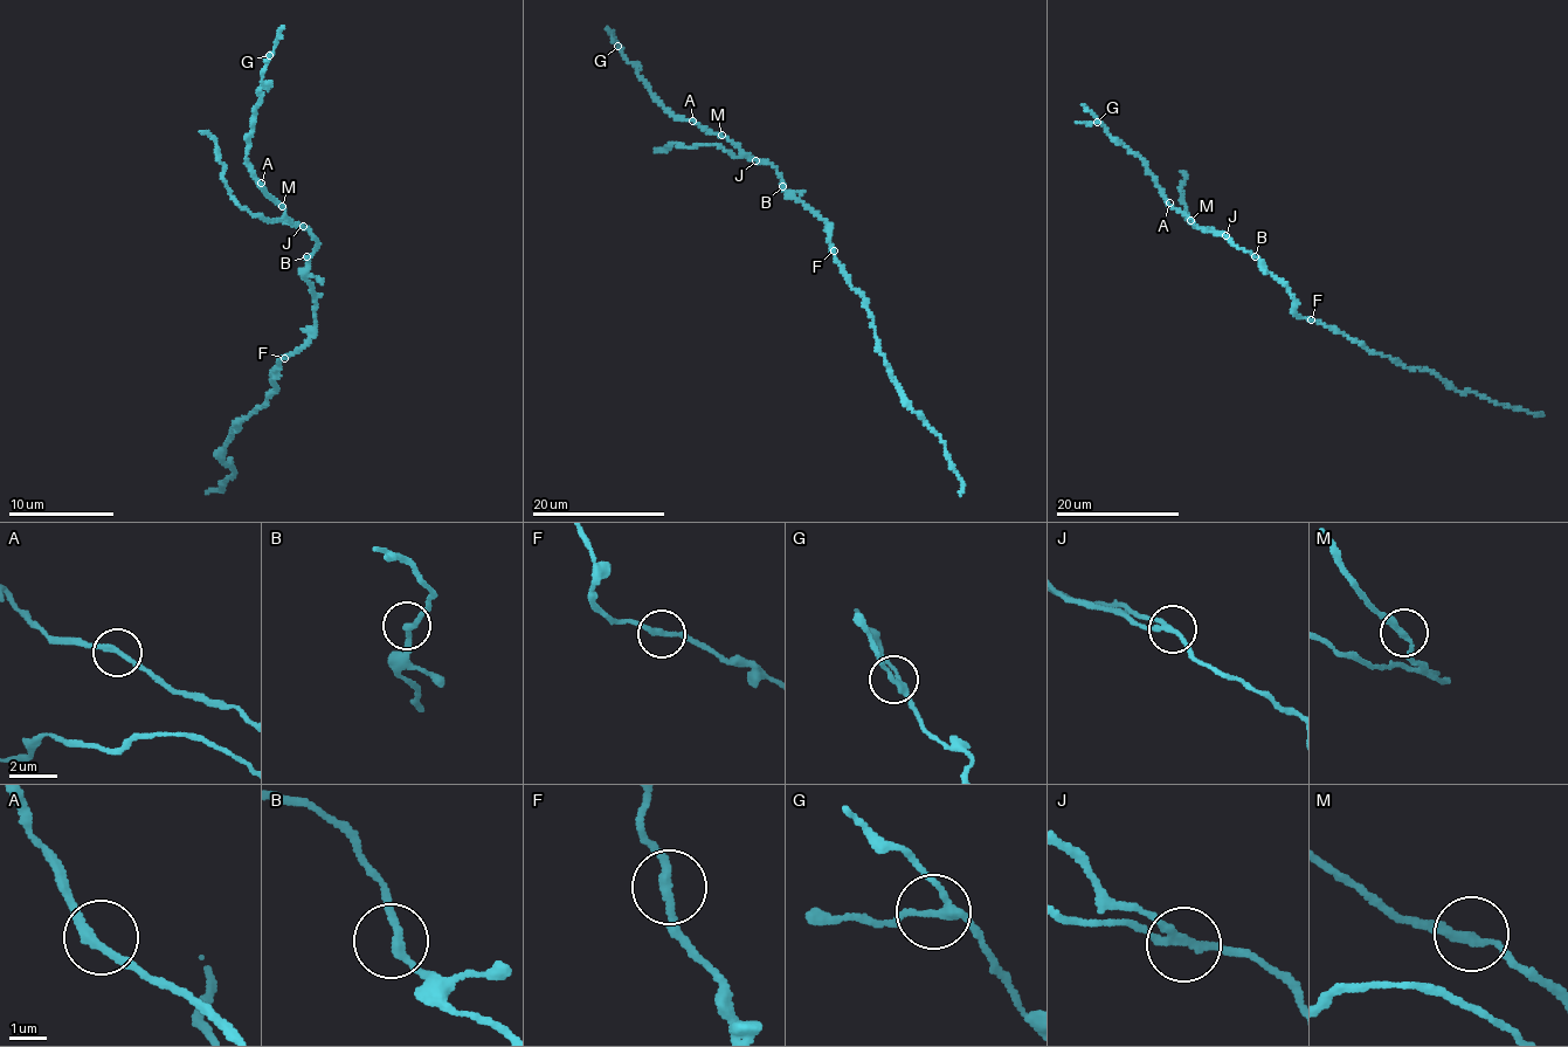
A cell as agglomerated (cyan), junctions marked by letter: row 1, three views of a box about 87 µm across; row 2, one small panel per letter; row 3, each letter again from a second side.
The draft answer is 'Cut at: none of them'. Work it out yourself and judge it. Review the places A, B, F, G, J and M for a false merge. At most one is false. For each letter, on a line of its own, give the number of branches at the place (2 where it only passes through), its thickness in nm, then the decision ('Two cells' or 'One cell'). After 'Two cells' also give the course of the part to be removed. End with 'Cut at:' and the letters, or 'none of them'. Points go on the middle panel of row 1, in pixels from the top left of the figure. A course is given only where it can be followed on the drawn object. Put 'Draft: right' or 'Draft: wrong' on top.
Draft: wrong
A: Branches: 2. Thickness 220 nm. One cell
B: Branches: 2. Thickness 200 nm. One cell
F: Branches: 2. Thickness 200 nm. One cell
G: Branches: 3. Thickness 180 nm. One cell
J: Branches: 3. Thickness 190 nm. Two cells. Course of the part to remove: (755, 160), (702, 144), (691, 149), (674, 144), (668, 150), (654, 151)
M: Branches: 2. Thickness 220 nm. One cell
Cut at: J

